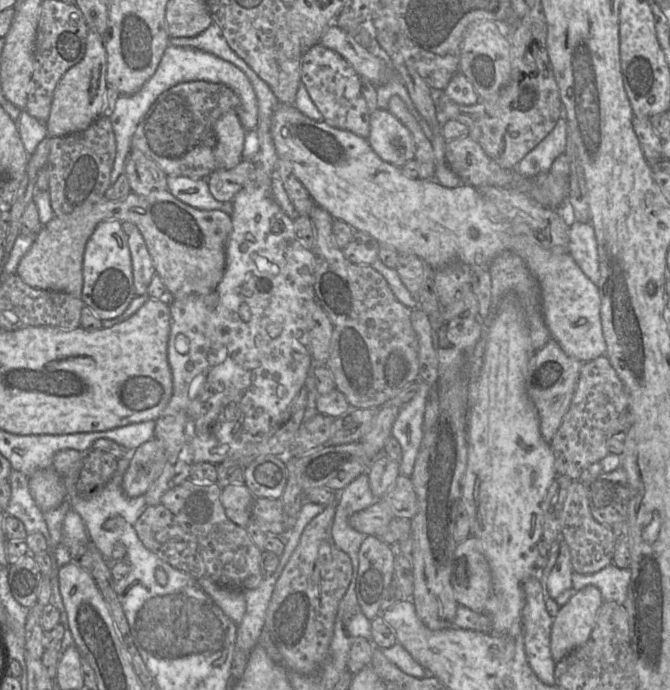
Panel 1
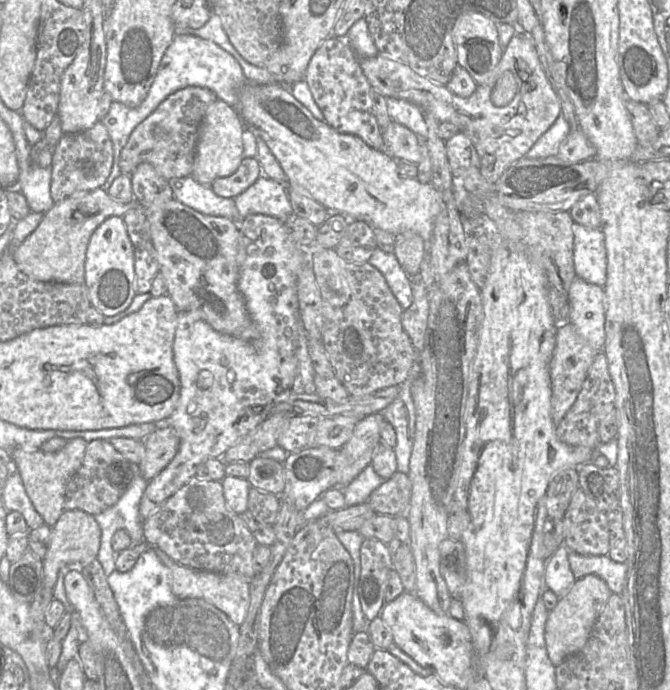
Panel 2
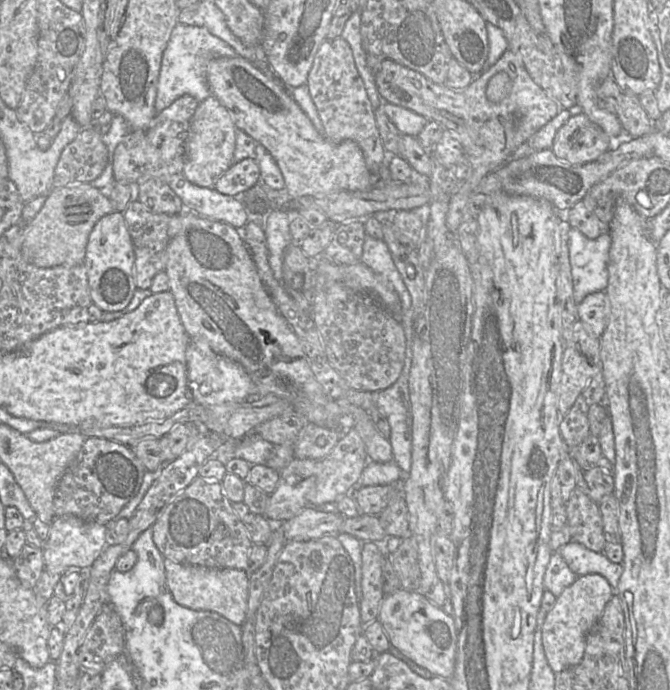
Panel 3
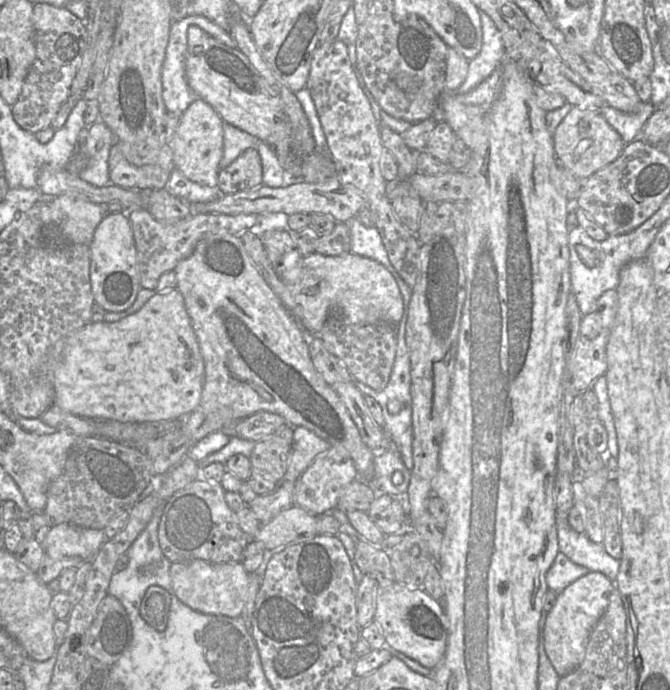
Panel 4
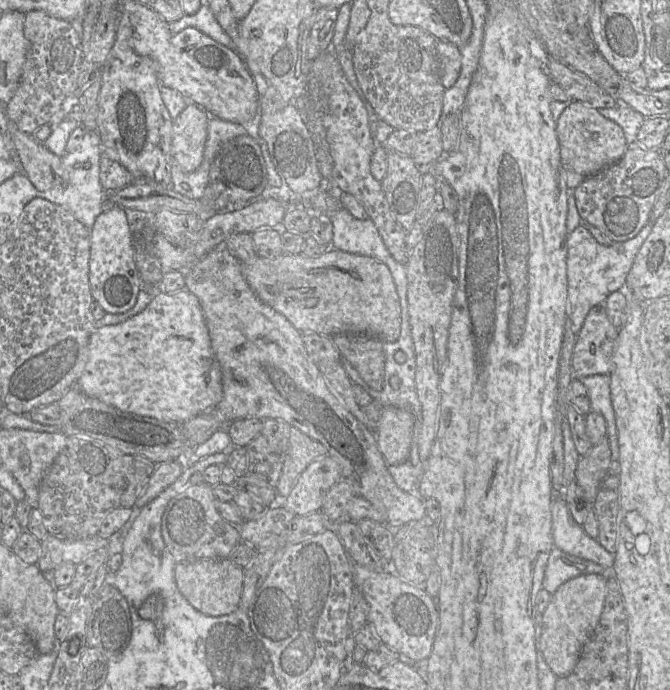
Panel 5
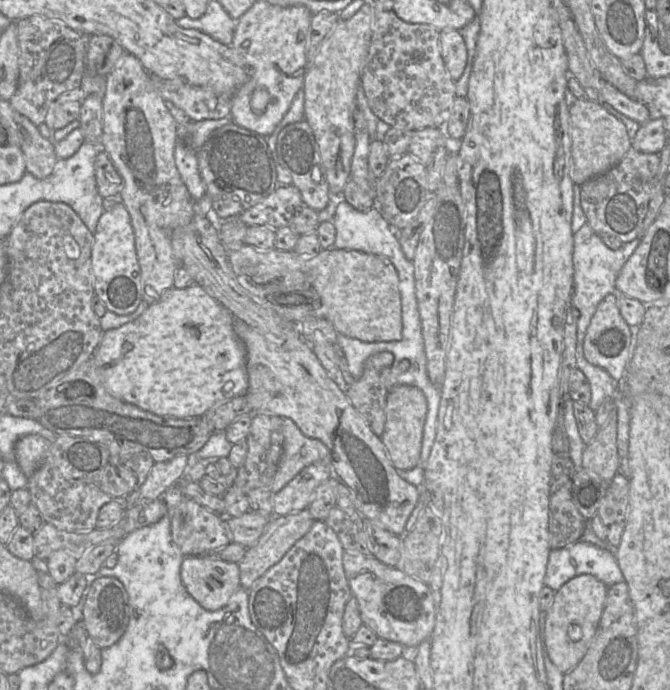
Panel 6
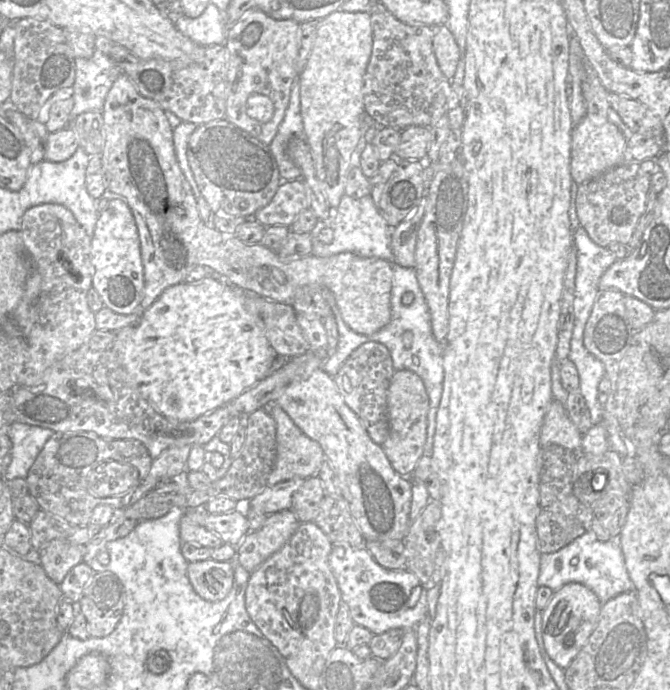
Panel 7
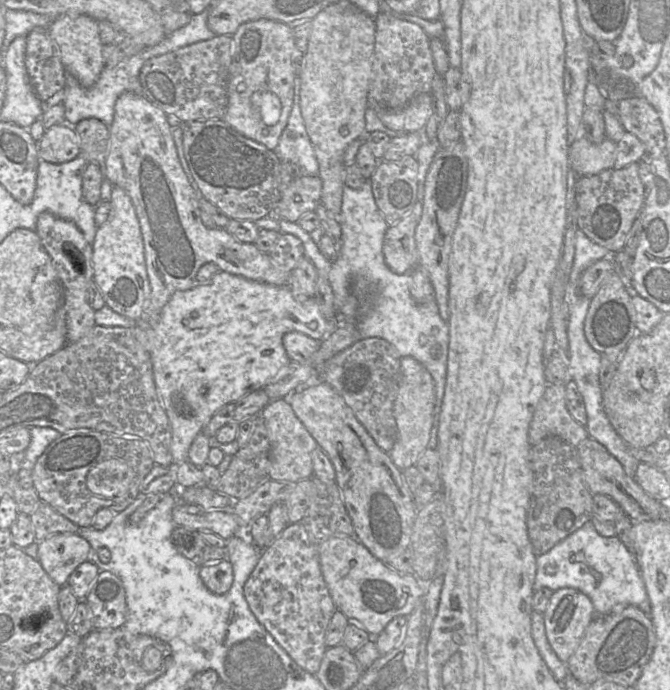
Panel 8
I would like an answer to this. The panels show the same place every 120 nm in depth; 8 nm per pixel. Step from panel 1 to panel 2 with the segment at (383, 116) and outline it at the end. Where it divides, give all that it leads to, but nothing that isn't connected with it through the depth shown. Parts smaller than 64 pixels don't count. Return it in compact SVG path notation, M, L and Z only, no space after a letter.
M391 121L382 130L383 149L396 160L418 164L420 147L418 136L404 125Z

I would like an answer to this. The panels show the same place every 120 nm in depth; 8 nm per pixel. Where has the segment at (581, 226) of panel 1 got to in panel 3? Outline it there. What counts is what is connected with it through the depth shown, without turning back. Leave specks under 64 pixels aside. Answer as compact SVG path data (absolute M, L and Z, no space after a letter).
M570 229L568 248L574 299L577 305L588 294L605 291L608 285L610 246L611 236L608 231L603 231L595 239L590 239L578 229Z

